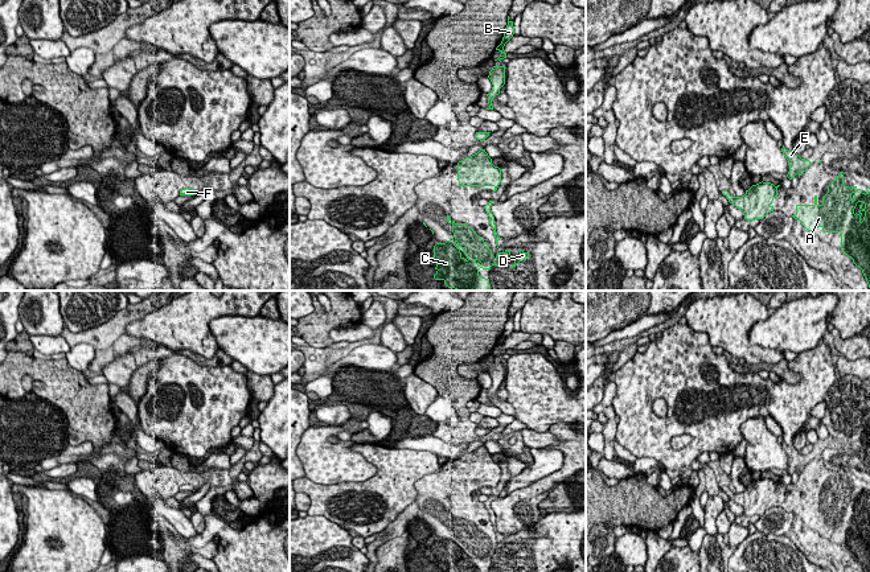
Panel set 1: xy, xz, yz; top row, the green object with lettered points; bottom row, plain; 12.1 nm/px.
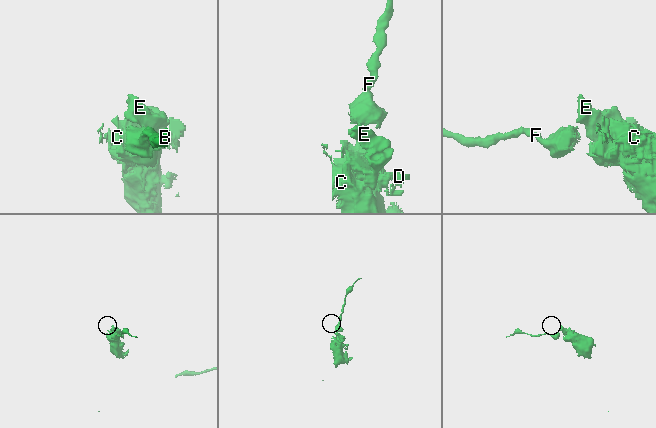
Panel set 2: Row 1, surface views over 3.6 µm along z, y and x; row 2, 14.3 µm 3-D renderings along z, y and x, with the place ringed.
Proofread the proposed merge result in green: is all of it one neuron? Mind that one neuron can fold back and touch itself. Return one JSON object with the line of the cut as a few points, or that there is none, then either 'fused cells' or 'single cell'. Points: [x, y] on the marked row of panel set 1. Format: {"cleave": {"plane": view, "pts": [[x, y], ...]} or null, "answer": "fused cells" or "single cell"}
{"cleave": null, "answer": "single cell"}

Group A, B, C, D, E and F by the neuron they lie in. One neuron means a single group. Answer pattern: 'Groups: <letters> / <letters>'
Groups: A B C D E F

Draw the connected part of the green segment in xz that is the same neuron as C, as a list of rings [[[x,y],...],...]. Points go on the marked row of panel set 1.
[[[450,215],[447,222],[452,223],[454,236],[434,246],[434,279],[443,280],[448,288],[456,291],[491,291],[489,279],[481,277],[479,269],[506,266],[512,258],[509,250],[497,252],[494,258],[487,242],[467,223],[456,223]]]

